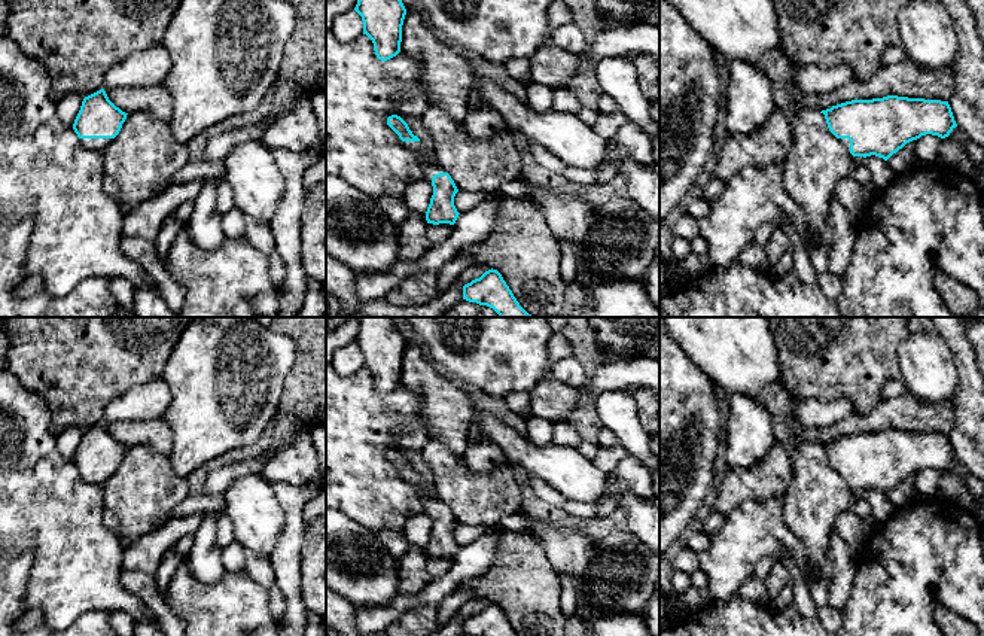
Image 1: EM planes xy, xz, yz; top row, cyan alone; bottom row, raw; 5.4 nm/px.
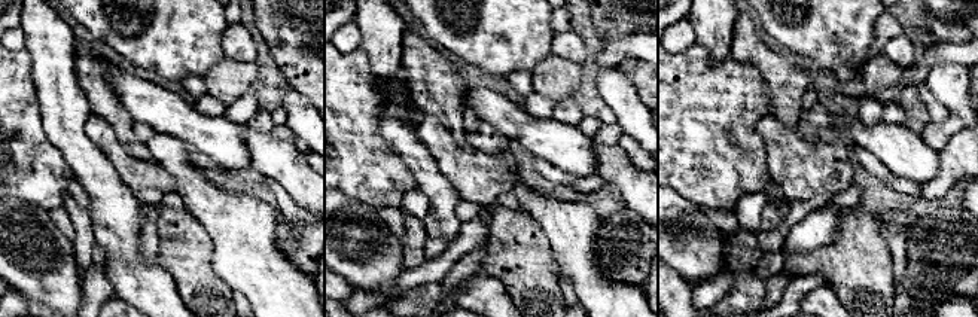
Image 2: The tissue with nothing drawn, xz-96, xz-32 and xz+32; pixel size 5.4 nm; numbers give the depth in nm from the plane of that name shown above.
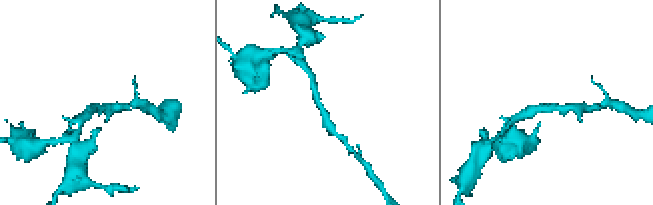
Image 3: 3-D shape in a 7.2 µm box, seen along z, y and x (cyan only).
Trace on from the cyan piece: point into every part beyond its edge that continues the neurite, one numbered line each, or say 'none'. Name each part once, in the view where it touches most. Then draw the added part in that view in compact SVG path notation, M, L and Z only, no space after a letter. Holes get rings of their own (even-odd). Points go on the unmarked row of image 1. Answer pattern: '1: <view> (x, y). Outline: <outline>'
1: xy (100, 478). Outline: M79 472L79 475L89 484L103 486L113 475L113 472Z

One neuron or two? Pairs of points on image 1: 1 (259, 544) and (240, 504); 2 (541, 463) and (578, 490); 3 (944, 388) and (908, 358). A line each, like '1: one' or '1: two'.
1: one
2: one
3: one

